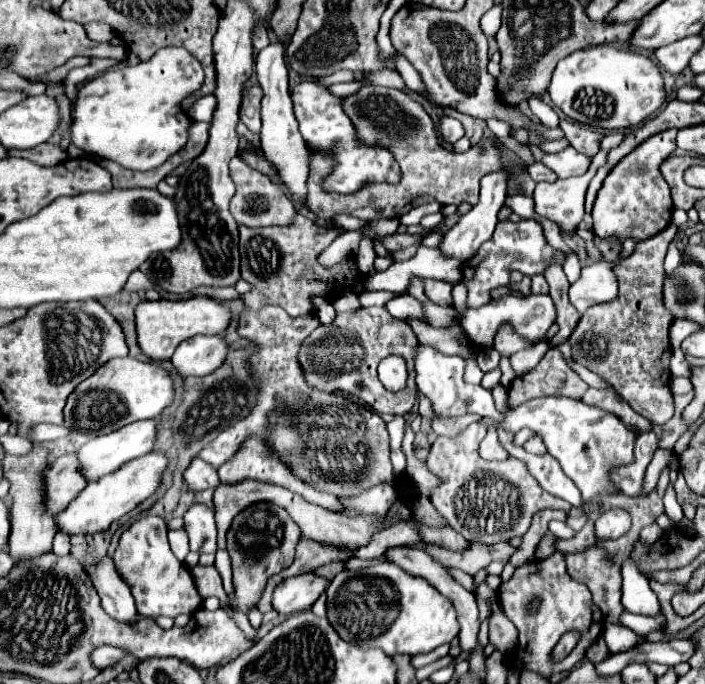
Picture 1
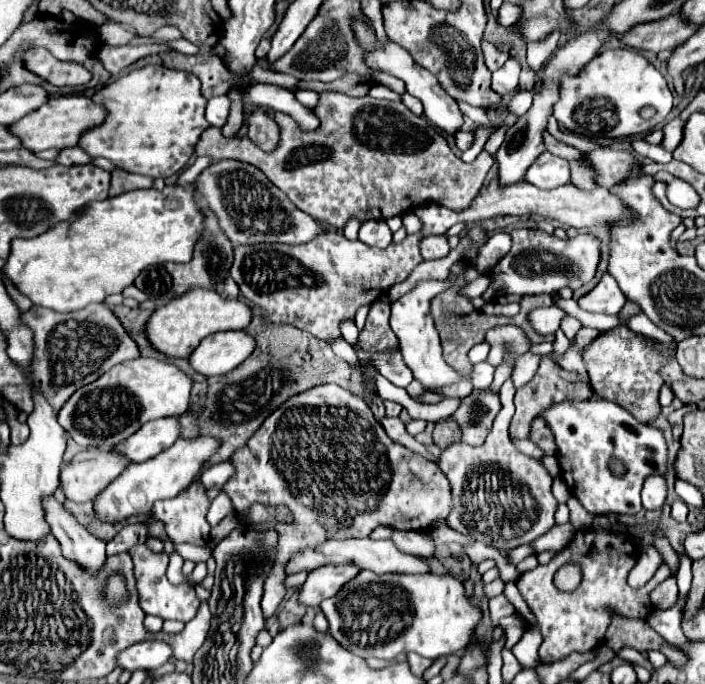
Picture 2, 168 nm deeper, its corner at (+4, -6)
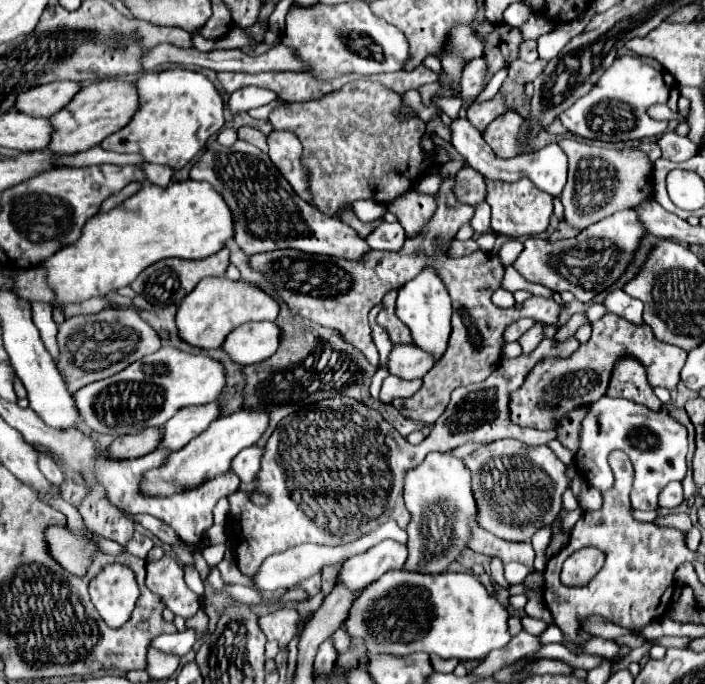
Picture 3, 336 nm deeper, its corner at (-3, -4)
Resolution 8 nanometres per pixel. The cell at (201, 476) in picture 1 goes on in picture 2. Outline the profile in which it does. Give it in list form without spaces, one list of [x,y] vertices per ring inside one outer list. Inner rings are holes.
[[[223,461],[223,463],[217,463],[217,465],[211,465],[203,471],[203,475],[199,477],[199,481],[203,483],[205,489],[221,489],[221,485],[231,477],[233,473],[233,467],[229,461]]]

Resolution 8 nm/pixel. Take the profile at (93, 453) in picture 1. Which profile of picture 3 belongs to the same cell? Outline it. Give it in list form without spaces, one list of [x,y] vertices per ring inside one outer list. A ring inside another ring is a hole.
[[[212,401],[206,405],[190,405],[182,407],[166,425],[162,425],[164,439],[160,447],[168,449],[182,449],[190,439],[198,437],[208,425],[220,417],[220,403]]]

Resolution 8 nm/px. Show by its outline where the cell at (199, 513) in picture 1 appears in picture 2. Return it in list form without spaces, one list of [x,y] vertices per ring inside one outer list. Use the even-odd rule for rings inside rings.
[[[201,483],[191,485],[185,493],[179,493],[173,499],[157,501],[153,506],[153,519],[163,521],[169,537],[175,543],[207,545],[211,525],[207,523],[209,501]]]

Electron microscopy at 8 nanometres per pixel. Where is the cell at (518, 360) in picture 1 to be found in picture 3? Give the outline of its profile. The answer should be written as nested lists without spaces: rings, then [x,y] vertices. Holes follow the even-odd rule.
[[[576,313],[576,315],[572,315],[570,321],[568,321],[564,327],[560,327],[560,331],[558,331],[558,339],[562,341],[562,337],[568,337],[570,333],[576,333],[576,329],[582,327],[582,325],[586,325],[586,323],[588,323],[588,319],[586,319],[584,313]]]

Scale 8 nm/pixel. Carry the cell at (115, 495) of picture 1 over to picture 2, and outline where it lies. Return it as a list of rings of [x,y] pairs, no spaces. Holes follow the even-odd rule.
[[[211,437],[197,439],[177,439],[167,451],[161,451],[157,457],[143,463],[131,463],[119,479],[109,483],[95,499],[93,511],[101,521],[123,521],[133,515],[143,515],[153,509],[153,503],[159,499],[173,499],[179,495],[197,475],[199,467],[209,459],[217,449],[217,441]]]

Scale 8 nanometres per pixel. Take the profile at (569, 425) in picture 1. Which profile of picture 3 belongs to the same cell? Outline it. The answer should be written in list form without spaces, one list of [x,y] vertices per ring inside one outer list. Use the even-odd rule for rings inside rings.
[[[602,397],[592,403],[588,415],[582,421],[580,449],[574,457],[576,471],[596,489],[606,491],[614,483],[614,475],[608,467],[610,451],[624,451],[632,463],[636,463],[636,487],[632,487],[632,507],[642,511],[658,509],[658,493],[670,481],[682,481],[686,475],[688,431],[686,427],[664,411],[650,411],[628,399]]]

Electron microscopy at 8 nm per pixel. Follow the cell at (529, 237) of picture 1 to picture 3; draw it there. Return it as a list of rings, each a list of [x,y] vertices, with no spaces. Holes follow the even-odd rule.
[[[630,209],[626,213],[614,213],[612,217],[590,225],[590,229],[584,229],[580,235],[568,241],[550,243],[540,237],[530,237],[524,241],[524,251],[514,261],[514,267],[532,283],[546,285],[554,291],[558,287],[560,293],[570,291],[578,301],[588,303],[624,275],[628,265],[634,261],[640,241],[646,235],[646,227],[638,219],[636,211]]]

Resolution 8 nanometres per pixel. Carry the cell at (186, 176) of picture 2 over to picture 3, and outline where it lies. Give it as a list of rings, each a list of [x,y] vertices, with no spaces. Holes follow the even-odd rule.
[[[224,128],[217,137],[217,141],[227,147],[231,147],[237,139],[237,129],[234,128]]]

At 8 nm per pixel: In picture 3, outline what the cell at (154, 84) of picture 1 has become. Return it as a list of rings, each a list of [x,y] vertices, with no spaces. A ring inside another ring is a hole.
[[[168,69],[160,73],[144,73],[138,81],[140,113],[134,121],[102,141],[102,149],[116,153],[138,153],[148,163],[170,165],[182,169],[224,125],[224,97],[218,87],[202,73],[188,69]]]

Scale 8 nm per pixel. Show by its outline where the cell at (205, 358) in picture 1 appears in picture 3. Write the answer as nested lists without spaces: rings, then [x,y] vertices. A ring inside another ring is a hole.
[[[274,321],[244,323],[226,337],[222,349],[240,365],[260,363],[276,353],[280,333]]]

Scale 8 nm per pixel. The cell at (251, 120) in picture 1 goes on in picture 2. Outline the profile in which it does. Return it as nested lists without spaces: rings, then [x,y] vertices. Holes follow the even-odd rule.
[[[261,107],[253,109],[247,115],[247,137],[261,147],[263,151],[275,149],[275,143],[279,141],[279,125],[269,117],[269,113]]]

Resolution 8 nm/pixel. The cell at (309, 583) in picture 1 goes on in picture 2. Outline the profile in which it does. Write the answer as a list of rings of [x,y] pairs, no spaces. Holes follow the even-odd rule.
[[[323,565],[309,573],[307,581],[301,585],[297,601],[305,607],[319,607],[319,603],[339,591],[349,579],[359,573],[355,565]]]

